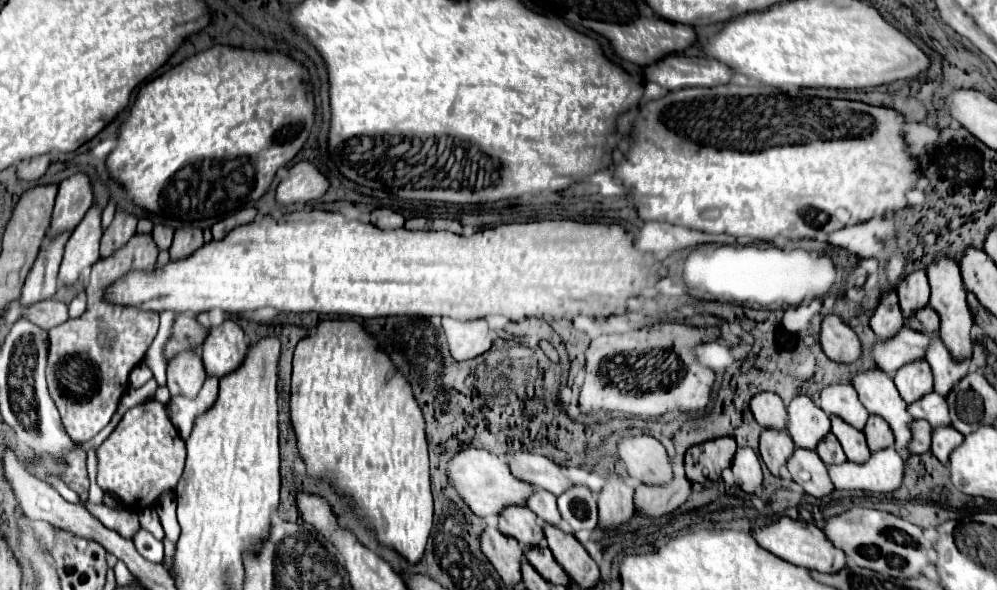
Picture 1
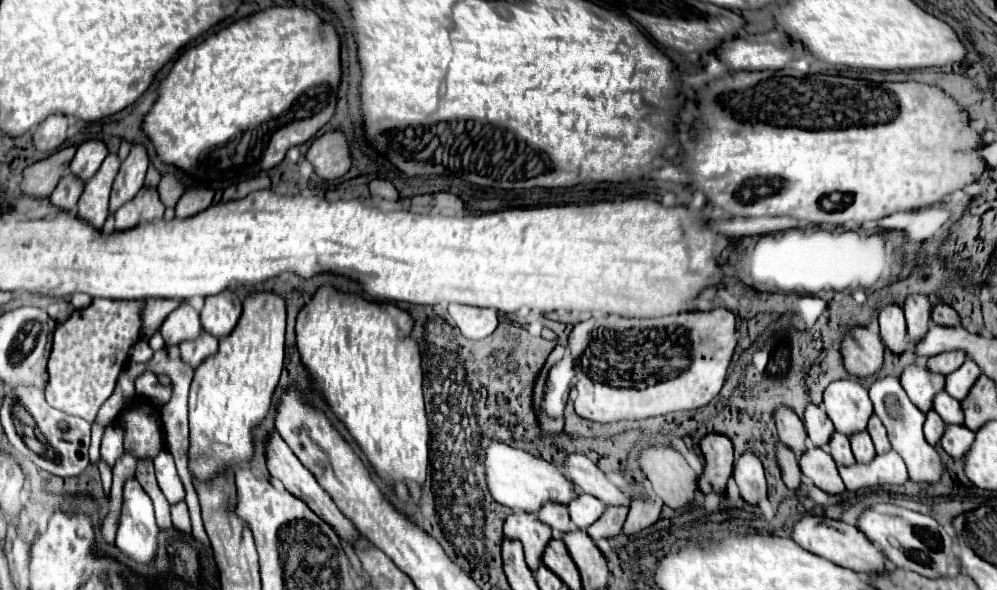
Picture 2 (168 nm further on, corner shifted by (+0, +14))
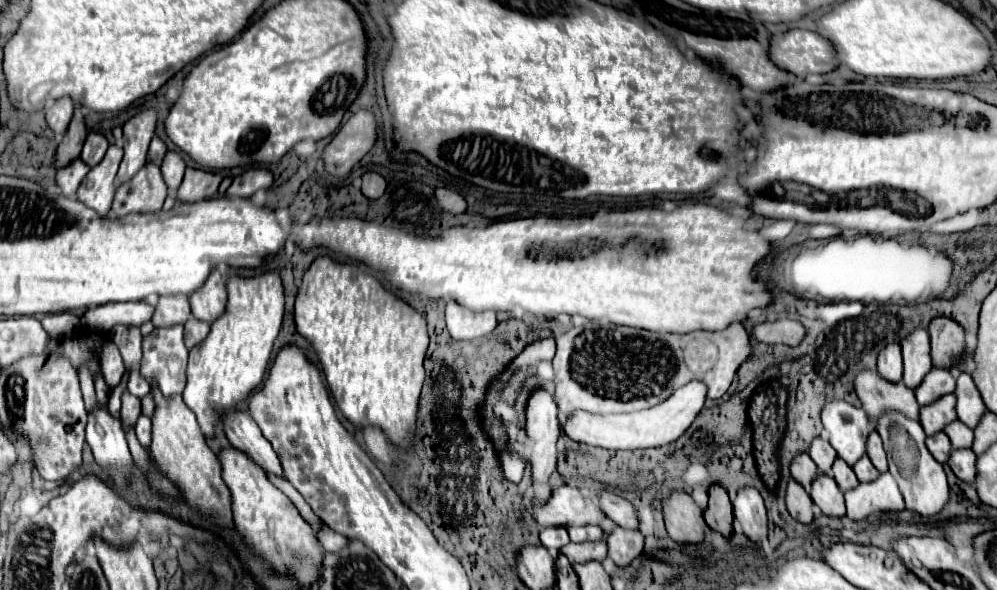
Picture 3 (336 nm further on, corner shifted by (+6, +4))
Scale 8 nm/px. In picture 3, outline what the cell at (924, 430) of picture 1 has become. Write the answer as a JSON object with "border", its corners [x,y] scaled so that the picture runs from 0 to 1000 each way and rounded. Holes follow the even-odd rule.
{"border":[[[939,734],[939,737],[931,741],[931,744],[929,744],[929,758],[931,758],[931,764],[937,771],[937,778],[939,778],[941,785],[951,785],[951,775],[953,775],[953,768],[955,768],[955,754],[953,754],[951,737]]]}

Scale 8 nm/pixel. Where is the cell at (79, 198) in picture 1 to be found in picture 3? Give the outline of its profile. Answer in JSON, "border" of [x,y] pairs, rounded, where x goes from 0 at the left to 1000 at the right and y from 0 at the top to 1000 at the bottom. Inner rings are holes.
{"border":[[[92,222],[92,225],[88,229],[88,236],[86,236],[86,242],[84,242],[84,253],[82,253],[82,263],[80,263],[80,266],[82,266],[88,280],[96,280],[96,276],[102,273],[106,253],[108,253],[106,232],[104,232],[102,225],[94,225],[94,222]]]}

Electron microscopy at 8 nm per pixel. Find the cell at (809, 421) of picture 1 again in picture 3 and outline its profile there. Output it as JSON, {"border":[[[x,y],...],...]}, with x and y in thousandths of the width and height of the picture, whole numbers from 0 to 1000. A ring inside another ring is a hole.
{"border":[[[816,744],[816,751],[812,754],[812,761],[810,761],[810,771],[814,775],[814,781],[820,788],[820,795],[822,795],[822,802],[826,802],[826,805],[832,805],[832,792],[835,792],[835,785],[837,785],[837,778],[839,778],[839,764],[835,761],[835,754],[830,751],[830,747],[826,747],[826,744]]]}

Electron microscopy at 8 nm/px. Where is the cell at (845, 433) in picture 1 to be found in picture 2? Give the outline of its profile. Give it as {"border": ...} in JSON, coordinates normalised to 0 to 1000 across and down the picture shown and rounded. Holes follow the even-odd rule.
{"border":[[[869,731],[855,734],[851,744],[853,744],[853,751],[855,751],[855,768],[857,768],[859,781],[863,781],[863,785],[875,781],[875,775],[879,771],[879,764],[877,764],[875,744],[873,744],[873,737],[871,737]]]}

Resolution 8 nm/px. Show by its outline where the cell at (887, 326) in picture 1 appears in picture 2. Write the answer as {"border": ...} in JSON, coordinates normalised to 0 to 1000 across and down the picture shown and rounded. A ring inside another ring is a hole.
{"border":[[[899,514],[887,517],[883,524],[881,544],[883,544],[883,571],[887,585],[897,598],[909,595],[909,547],[907,547],[905,520]]]}

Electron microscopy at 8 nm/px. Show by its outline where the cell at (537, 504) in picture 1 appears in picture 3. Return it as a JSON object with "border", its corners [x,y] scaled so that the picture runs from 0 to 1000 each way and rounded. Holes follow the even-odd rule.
{"border":[[[550,893],[550,897],[544,897],[542,900],[542,917],[558,944],[560,941],[560,931],[572,920],[572,910],[570,910],[570,900],[566,893],[558,893],[558,897]]]}

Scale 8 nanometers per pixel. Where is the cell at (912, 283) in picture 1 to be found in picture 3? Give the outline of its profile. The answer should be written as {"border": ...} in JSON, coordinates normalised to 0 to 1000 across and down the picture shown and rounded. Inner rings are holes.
{"border":[[[919,558],[913,571],[905,578],[905,605],[907,605],[907,653],[911,659],[917,659],[925,649],[927,636],[935,625],[933,608],[933,575],[927,558]]]}

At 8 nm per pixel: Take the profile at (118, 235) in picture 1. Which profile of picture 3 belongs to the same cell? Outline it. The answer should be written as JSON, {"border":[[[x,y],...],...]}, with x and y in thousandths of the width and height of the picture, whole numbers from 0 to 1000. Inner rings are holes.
{"border":[[[144,185],[124,208],[124,269],[120,276],[118,307],[124,310],[146,276],[150,236],[156,219],[156,185]]]}

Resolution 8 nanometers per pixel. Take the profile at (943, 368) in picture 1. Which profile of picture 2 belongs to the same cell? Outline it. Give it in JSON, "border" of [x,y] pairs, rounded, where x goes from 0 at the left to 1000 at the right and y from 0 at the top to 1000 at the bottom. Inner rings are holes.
{"border":[[[969,605],[969,612],[965,615],[965,622],[961,629],[949,636],[949,666],[955,669],[957,676],[965,680],[981,636],[983,636],[981,619],[977,612],[973,612],[973,605]]]}

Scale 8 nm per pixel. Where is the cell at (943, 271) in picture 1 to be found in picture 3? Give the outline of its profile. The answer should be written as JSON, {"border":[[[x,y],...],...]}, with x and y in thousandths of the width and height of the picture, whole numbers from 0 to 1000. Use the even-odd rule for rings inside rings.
{"border":[[[937,622],[927,639],[923,656],[919,656],[917,666],[919,666],[921,683],[927,686],[927,683],[935,683],[935,676],[943,676],[943,669],[957,666],[957,659],[959,659],[959,632]]]}

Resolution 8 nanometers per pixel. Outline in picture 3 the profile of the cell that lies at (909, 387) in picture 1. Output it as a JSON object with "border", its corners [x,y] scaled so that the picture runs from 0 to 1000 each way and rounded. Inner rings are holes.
{"border":[[[947,669],[935,686],[923,690],[923,714],[929,731],[929,737],[937,737],[947,731],[947,724],[955,714],[959,714],[959,669]]]}

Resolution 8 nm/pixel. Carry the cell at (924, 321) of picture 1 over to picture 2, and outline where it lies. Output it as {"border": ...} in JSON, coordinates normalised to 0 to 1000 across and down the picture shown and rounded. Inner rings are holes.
{"border":[[[949,514],[937,517],[933,537],[935,537],[935,544],[937,544],[939,551],[947,551],[947,554],[957,554],[957,551],[963,544],[961,531],[959,531],[953,517],[949,517]]]}

